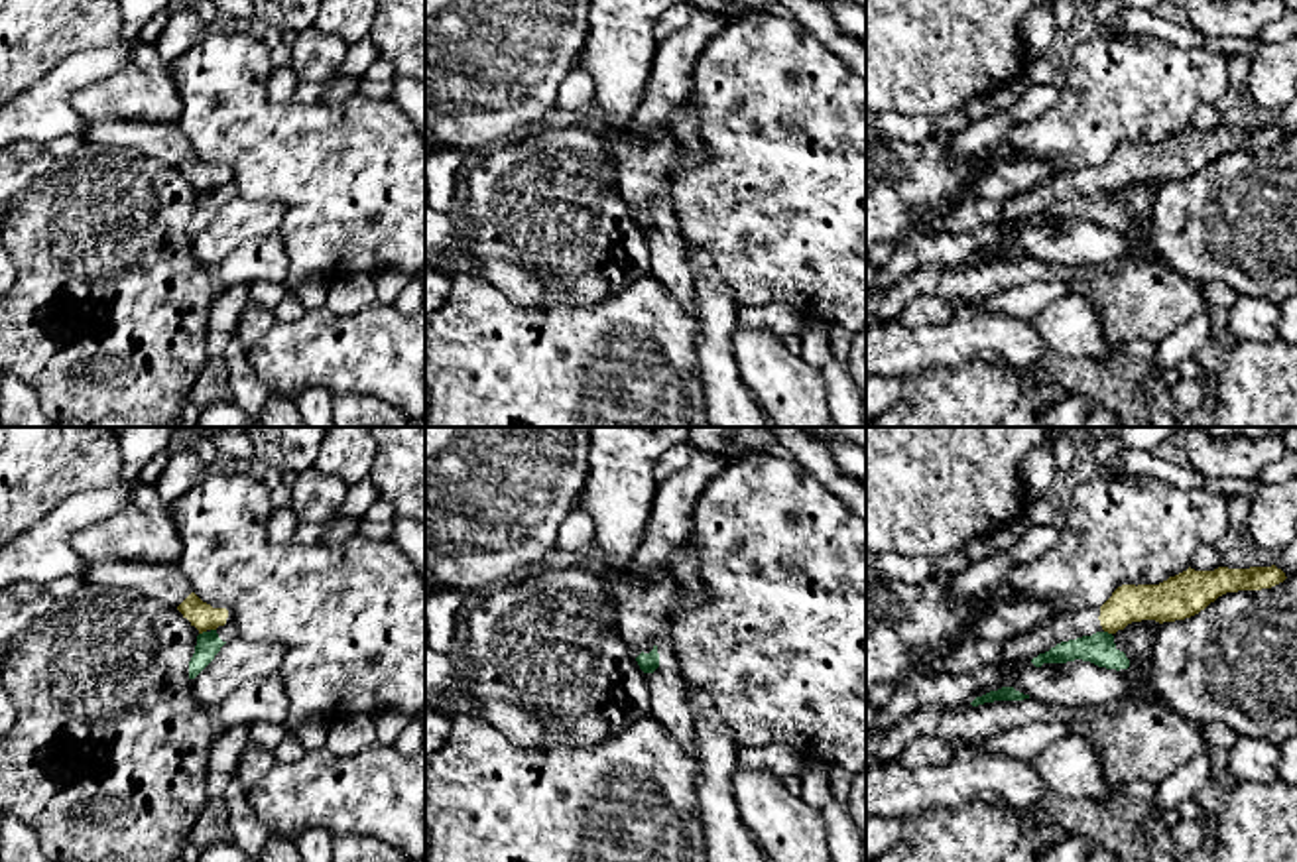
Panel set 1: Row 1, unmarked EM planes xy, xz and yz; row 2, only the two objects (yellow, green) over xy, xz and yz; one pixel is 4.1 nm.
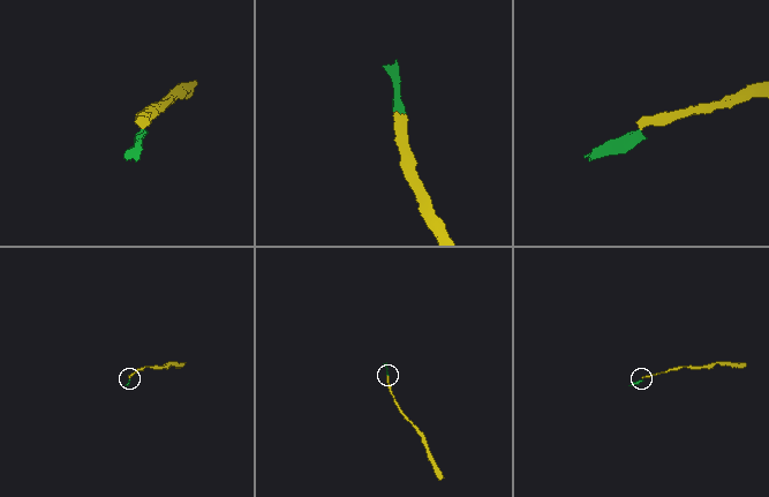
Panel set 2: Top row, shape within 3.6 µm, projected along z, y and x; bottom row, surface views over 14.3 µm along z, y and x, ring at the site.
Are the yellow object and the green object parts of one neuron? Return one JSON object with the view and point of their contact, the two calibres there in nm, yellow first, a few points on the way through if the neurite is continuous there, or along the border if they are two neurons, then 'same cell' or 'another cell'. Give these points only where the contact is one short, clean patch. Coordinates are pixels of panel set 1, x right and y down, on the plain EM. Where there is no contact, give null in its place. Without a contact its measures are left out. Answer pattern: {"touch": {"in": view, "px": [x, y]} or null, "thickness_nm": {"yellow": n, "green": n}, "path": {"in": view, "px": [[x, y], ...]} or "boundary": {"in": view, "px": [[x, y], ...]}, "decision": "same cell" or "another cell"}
{"touch": {"in": "xy", "px": [201, 191]}, "thickness_nm": {"yellow": 110, "green": 100}, "boundary": {"in": "xy", "px": [[205, 189], [199, 193]]}, "decision": "another cell"}

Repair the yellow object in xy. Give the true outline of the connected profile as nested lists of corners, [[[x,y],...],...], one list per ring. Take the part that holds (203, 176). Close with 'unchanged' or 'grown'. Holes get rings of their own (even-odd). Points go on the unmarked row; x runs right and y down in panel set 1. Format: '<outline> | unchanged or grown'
[[[191,152],[177,169],[203,193],[232,181],[232,169],[224,163],[207,163]]] | grown

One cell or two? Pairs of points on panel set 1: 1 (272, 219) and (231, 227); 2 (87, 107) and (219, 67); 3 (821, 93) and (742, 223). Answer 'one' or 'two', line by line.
1: one
2: two
3: one

